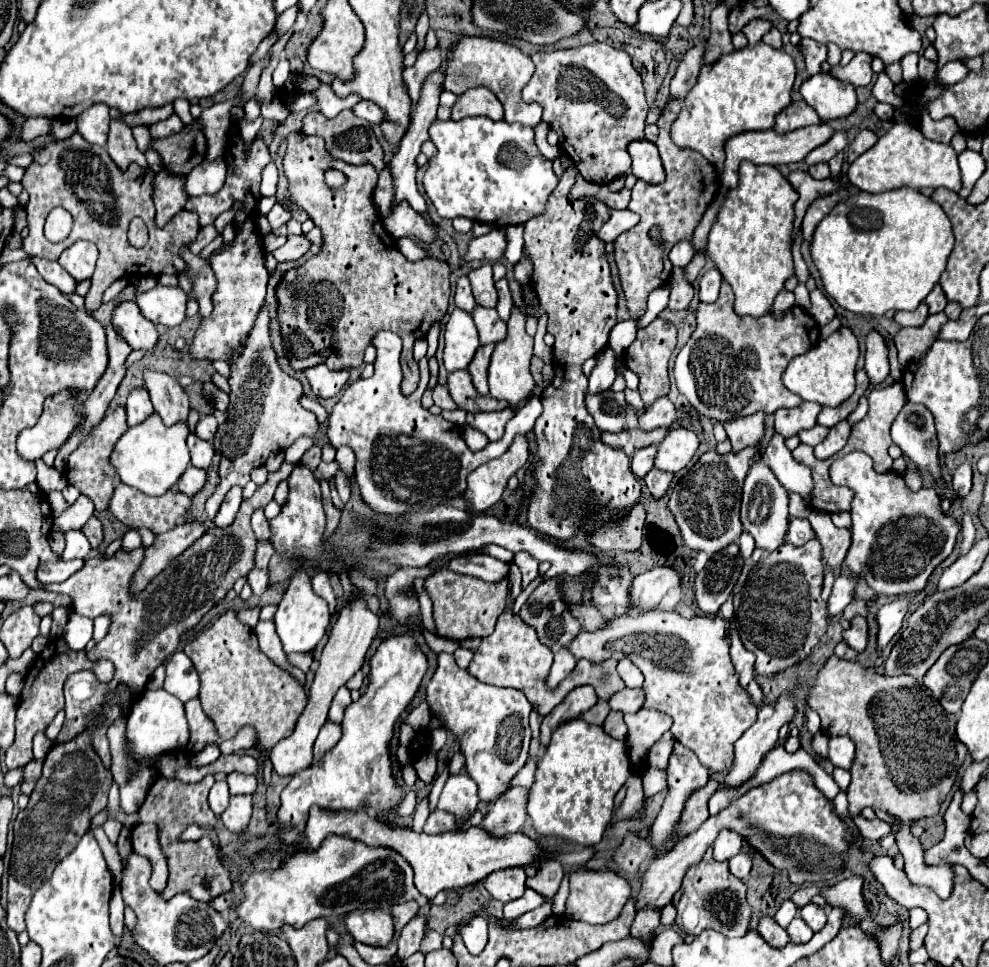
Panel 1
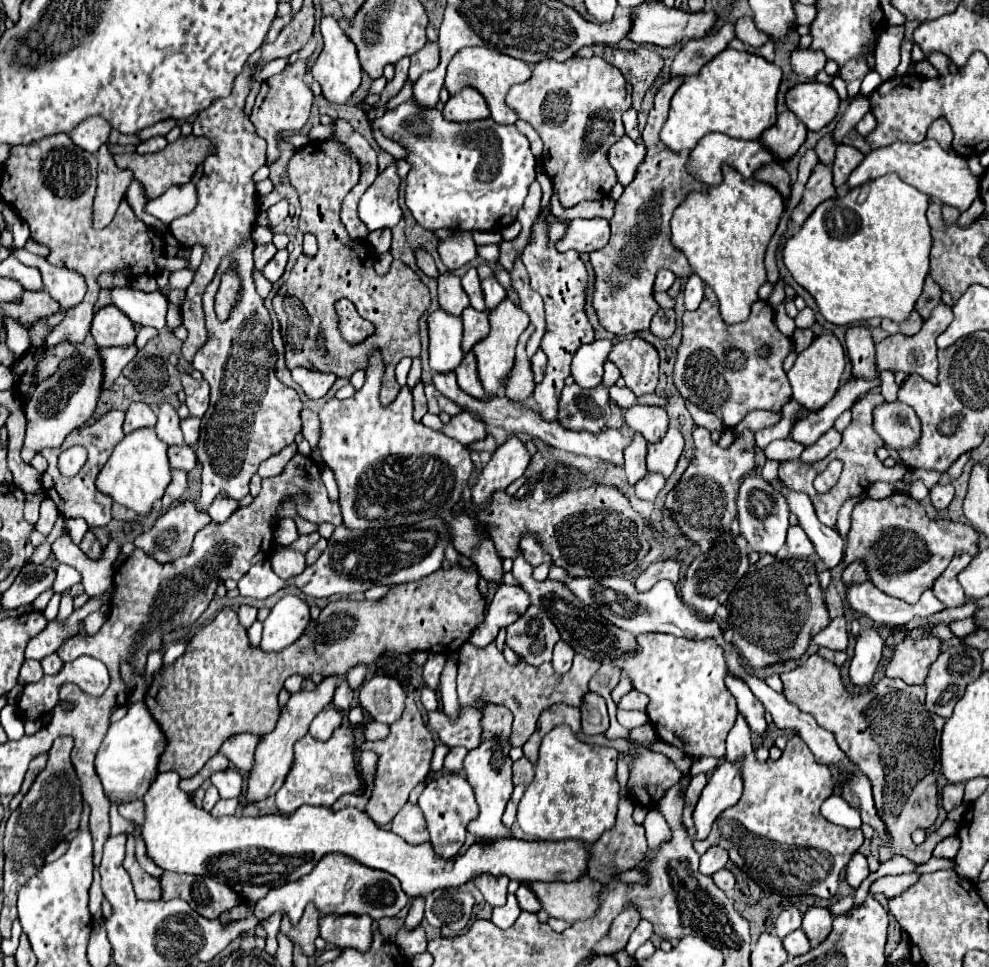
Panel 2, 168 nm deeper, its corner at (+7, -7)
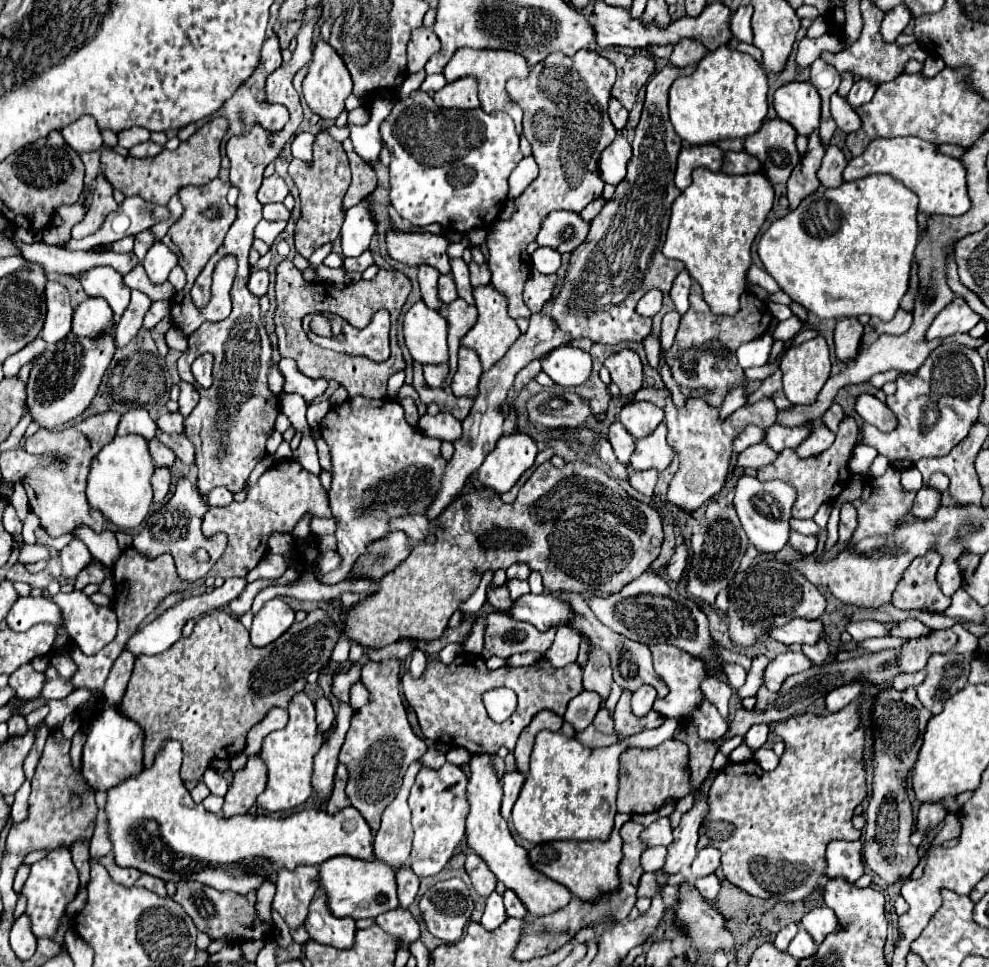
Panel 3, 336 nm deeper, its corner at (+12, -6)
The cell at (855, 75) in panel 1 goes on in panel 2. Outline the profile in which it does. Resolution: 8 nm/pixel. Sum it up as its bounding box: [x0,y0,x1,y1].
[839,59,869,97]

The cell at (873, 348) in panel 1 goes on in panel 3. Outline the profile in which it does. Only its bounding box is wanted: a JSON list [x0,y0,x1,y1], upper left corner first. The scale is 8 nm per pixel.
[834,318,862,362]

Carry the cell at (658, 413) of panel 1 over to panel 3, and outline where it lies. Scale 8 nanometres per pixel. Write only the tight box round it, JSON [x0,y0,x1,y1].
[618,402,664,440]

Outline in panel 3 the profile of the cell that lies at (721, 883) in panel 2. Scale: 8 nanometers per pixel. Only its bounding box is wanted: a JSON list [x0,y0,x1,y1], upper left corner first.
[694,874,720,900]

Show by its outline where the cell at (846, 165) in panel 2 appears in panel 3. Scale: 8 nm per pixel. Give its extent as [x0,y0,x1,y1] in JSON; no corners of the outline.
[818,146,846,188]

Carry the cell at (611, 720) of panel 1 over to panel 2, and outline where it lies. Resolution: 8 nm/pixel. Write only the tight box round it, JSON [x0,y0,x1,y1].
[581,693,609,735]

